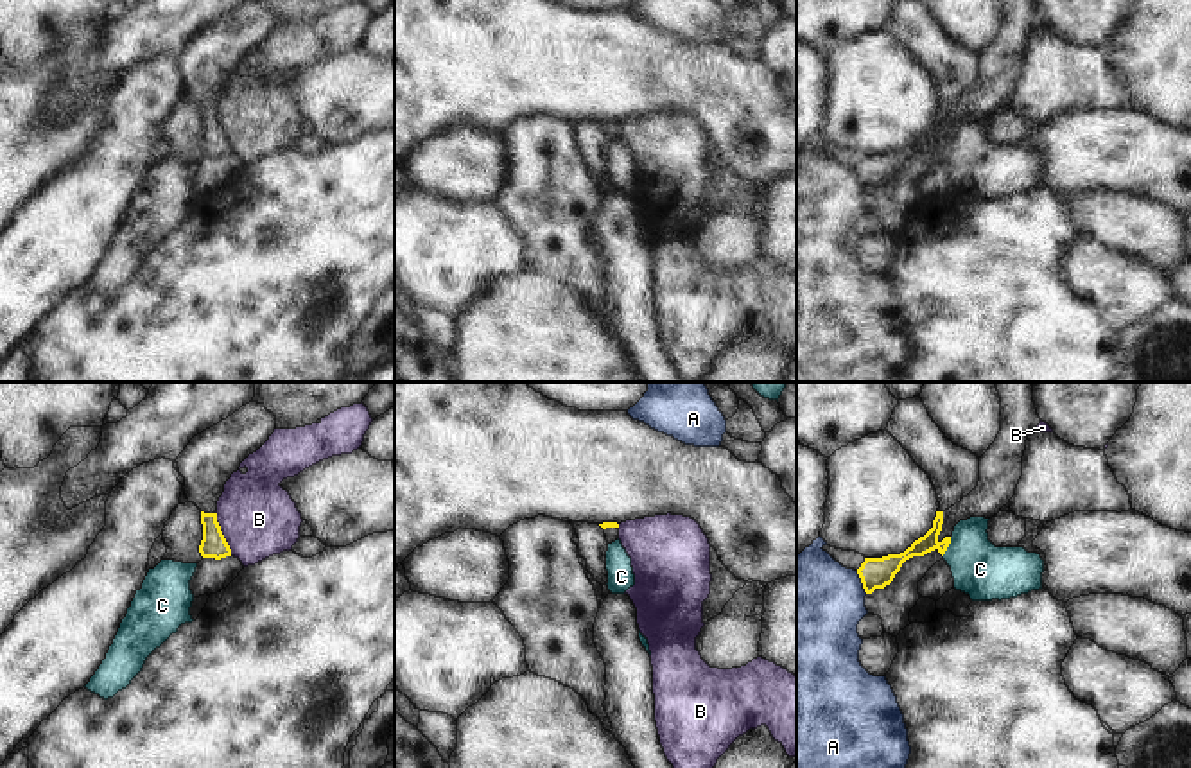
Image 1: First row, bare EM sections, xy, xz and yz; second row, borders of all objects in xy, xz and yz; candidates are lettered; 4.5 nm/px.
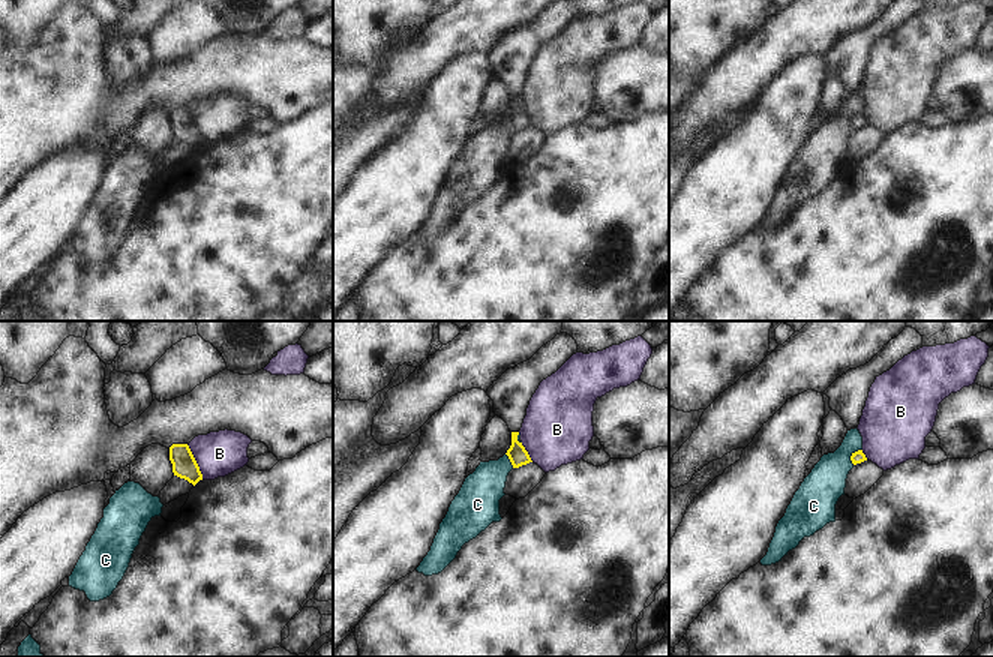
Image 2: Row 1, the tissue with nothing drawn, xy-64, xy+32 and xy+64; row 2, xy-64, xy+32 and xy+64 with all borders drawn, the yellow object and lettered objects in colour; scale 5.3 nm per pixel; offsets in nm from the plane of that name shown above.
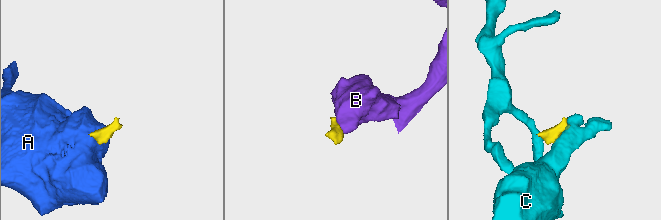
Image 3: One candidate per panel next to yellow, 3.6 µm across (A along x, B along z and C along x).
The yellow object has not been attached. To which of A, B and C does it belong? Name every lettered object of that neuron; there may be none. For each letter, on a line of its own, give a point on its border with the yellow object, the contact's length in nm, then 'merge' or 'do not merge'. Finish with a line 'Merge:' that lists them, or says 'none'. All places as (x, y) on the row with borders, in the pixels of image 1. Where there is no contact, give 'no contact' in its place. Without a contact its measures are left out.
A: meets yellow in yz at (861, 582); contact 120 nm long; do not merge
B: meets yellow in xy at (221, 533); contact 220 nm long; do not merge
C: meets yellow in yz at (947, 546); contact 100 nm long; do not merge
Merge: none

